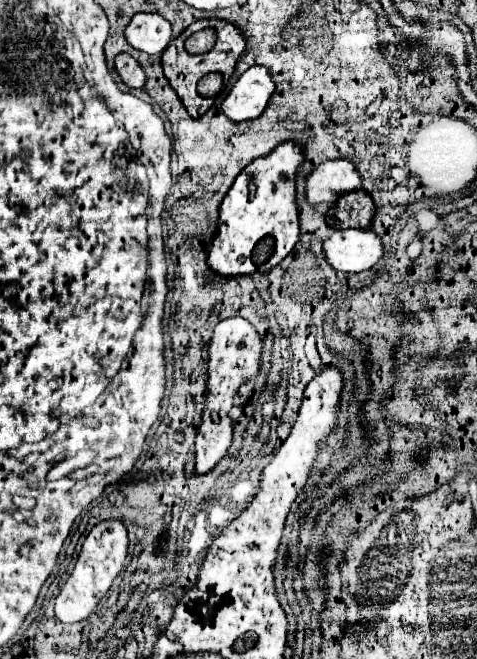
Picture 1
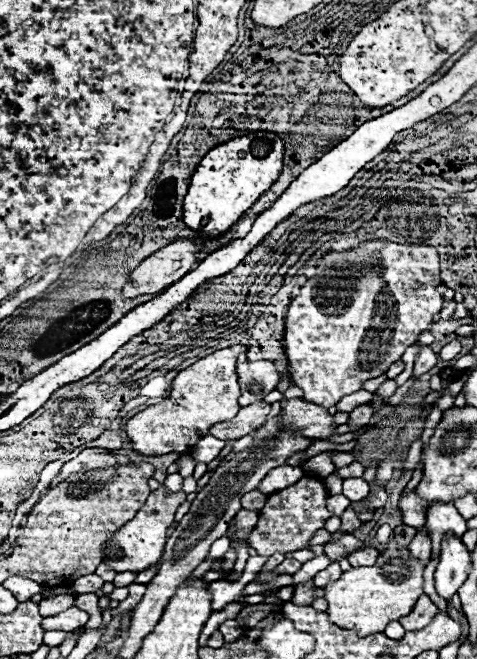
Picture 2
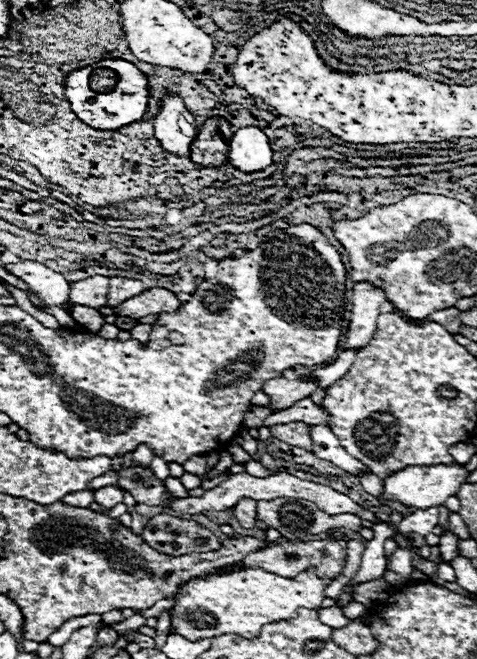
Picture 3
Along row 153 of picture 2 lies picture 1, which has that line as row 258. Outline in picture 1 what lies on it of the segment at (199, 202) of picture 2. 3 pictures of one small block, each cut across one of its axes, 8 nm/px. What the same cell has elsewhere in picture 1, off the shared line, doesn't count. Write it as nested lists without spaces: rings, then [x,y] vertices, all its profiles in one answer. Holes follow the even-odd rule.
[[[286,140],[280,142],[270,154],[256,158],[252,164],[248,164],[242,174],[234,180],[232,188],[228,190],[226,198],[220,204],[220,220],[218,220],[218,232],[212,240],[212,244],[208,246],[208,264],[214,272],[224,274],[224,276],[238,276],[238,274],[254,274],[256,270],[270,270],[276,264],[280,264],[290,250],[296,246],[296,242],[300,240],[300,220],[298,220],[298,204],[296,204],[296,174],[300,170],[300,166],[306,160],[306,150],[296,142],[296,140]],[[248,174],[254,174],[254,182],[256,182],[256,196],[250,198],[248,194]],[[264,236],[272,236],[274,238],[274,252],[268,258],[266,264],[256,266],[252,262],[252,250],[256,246],[258,240],[262,240]]]

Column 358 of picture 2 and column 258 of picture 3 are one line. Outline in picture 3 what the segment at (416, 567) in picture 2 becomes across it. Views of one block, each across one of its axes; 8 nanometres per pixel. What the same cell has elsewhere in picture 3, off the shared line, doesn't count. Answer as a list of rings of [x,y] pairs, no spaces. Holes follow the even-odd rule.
[[[248,568],[232,574],[210,574],[182,586],[172,612],[172,628],[188,640],[212,638],[220,634],[240,634],[254,638],[264,624],[296,618],[298,608],[320,608],[326,598],[324,590],[332,580],[316,576],[314,568],[304,570],[296,578],[284,578],[264,568]]]

